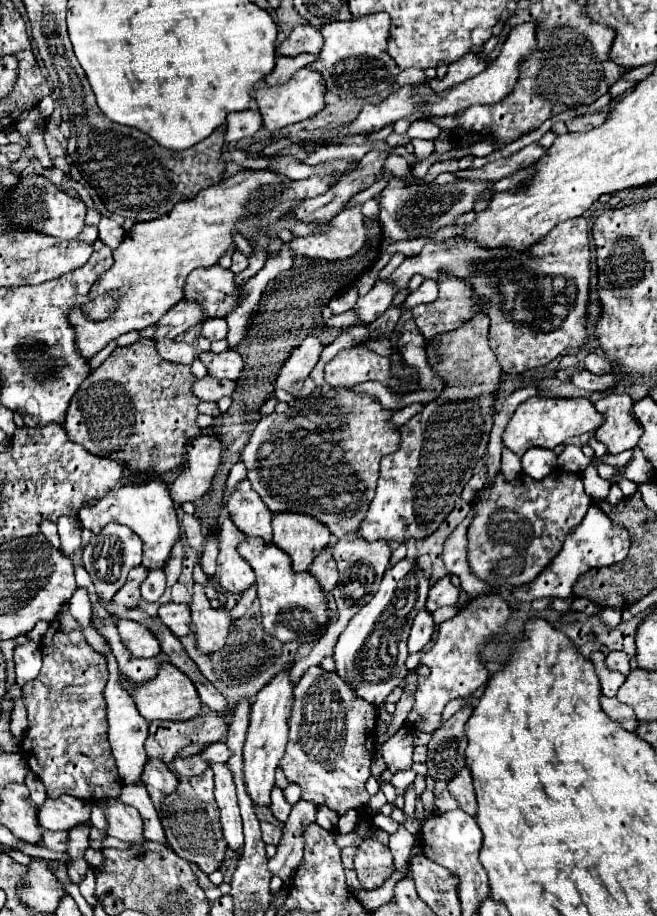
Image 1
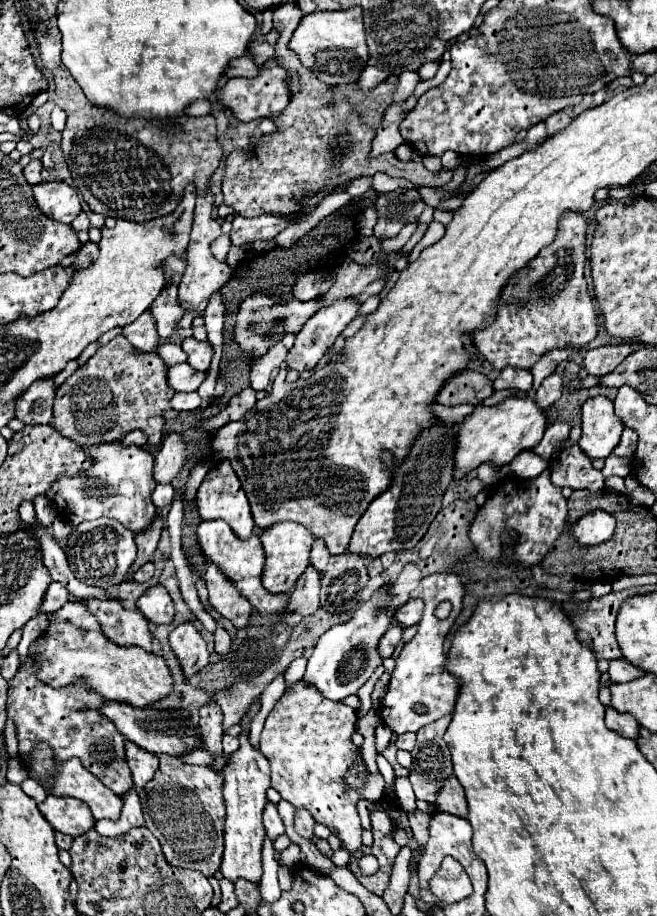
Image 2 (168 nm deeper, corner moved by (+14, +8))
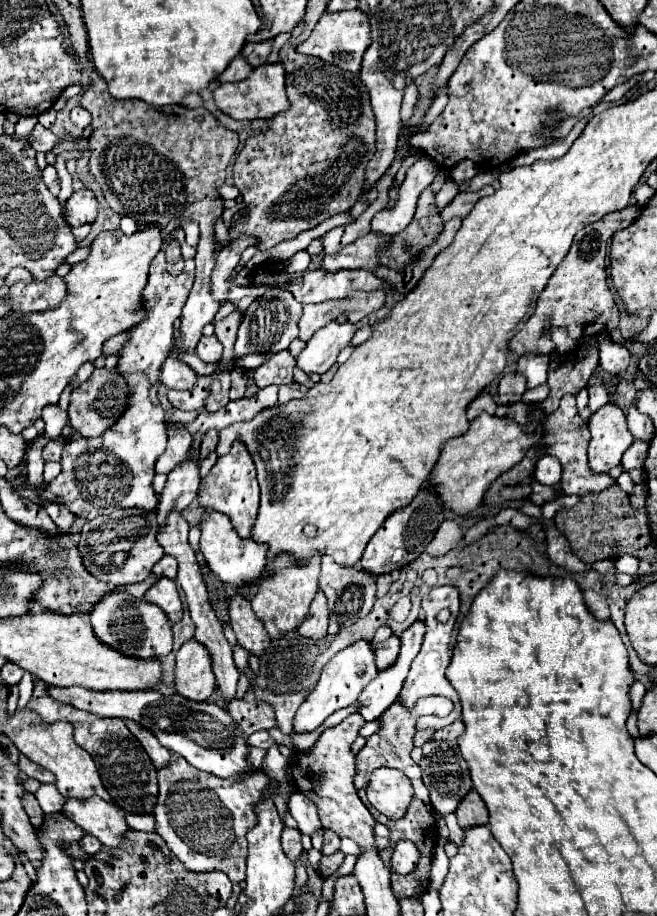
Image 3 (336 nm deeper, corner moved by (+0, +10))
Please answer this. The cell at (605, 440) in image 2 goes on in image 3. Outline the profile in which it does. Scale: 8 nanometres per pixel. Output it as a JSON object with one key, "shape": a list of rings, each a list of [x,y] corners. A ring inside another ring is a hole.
{"shape":[[[609,402],[591,416],[589,430],[589,466],[593,472],[609,472],[621,462],[623,452],[633,444],[625,412]]]}

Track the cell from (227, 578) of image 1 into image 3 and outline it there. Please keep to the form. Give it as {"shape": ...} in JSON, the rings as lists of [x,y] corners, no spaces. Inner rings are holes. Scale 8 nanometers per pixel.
{"shape":[[[235,592],[229,598],[229,624],[237,634],[237,642],[253,654],[263,654],[269,648],[269,636],[263,622],[255,616],[249,600]]]}

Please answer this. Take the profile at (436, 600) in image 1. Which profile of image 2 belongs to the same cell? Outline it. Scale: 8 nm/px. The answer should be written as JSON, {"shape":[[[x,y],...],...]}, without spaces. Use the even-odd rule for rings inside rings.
{"shape":[[[409,600],[397,614],[395,614],[395,622],[401,626],[401,628],[411,628],[415,626],[419,620],[421,620],[421,614],[423,614],[423,602],[419,600]]]}

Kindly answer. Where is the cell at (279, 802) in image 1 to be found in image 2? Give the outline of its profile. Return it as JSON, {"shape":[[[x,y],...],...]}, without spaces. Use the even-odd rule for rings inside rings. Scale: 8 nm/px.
{"shape":[[[267,804],[265,812],[263,812],[263,824],[265,824],[267,836],[271,842],[275,842],[277,836],[285,834],[285,824],[281,822],[281,818],[277,814],[277,806],[273,806],[273,804]]]}

